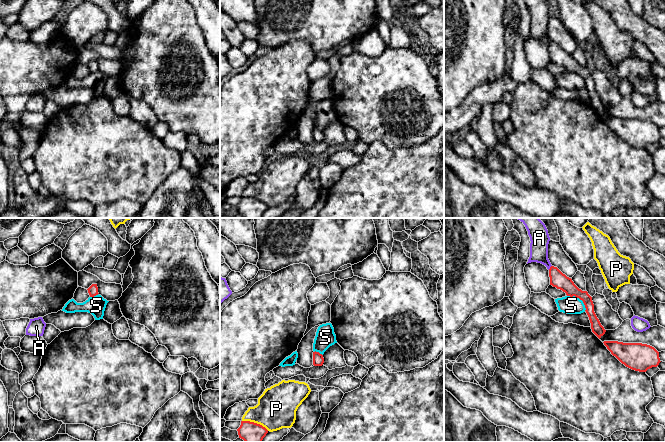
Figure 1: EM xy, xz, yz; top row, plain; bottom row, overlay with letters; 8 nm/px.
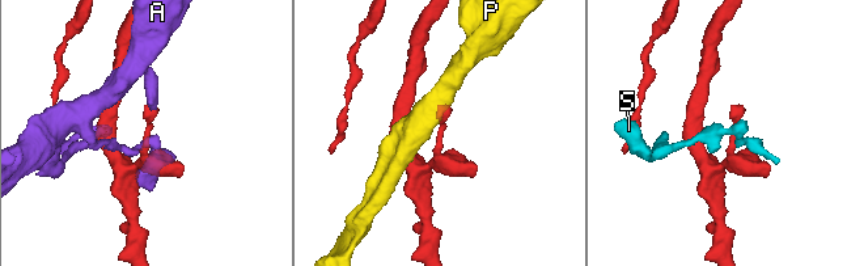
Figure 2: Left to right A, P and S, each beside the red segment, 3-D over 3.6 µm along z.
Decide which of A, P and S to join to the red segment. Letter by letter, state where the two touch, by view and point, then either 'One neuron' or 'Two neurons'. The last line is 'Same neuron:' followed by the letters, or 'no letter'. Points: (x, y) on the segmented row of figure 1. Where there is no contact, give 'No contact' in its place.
A: Touches red at yz (550, 267). Two neurons
P: Touches red at xz (255, 423). Two neurons
S: Touches red at yz (579, 298). Two neurons
Same neuron: no letter

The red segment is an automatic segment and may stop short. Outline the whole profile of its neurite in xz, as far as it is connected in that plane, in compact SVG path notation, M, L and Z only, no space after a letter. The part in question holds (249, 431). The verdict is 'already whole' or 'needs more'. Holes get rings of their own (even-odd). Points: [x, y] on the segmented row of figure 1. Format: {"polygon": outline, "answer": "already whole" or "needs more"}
{"polygon": "M241 421L240 427L237 429L239 438L245 442L262 442L268 433L268 430L260 424Z", "answer": "already whole"}

